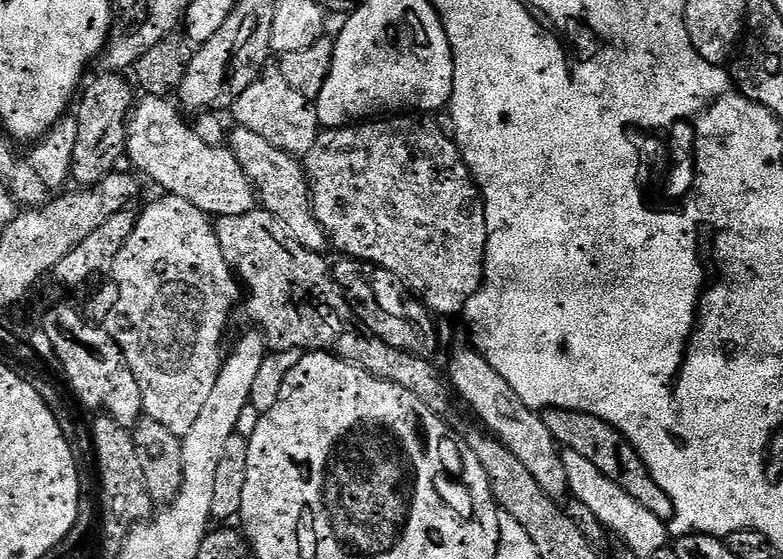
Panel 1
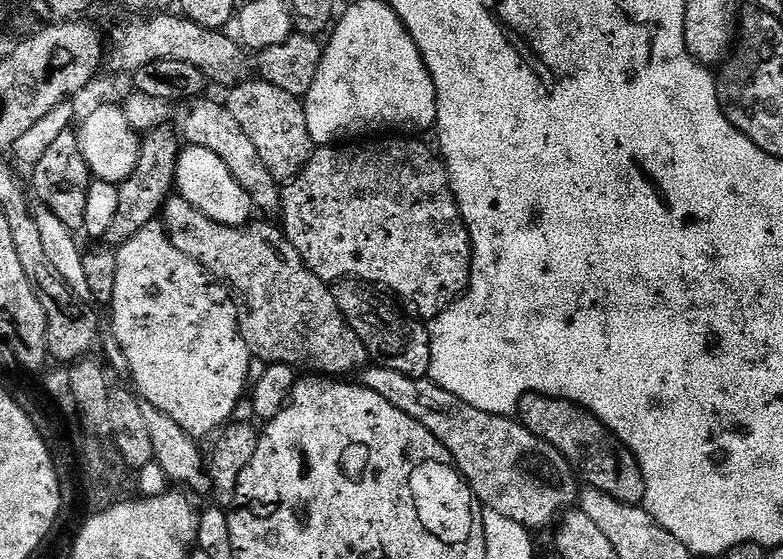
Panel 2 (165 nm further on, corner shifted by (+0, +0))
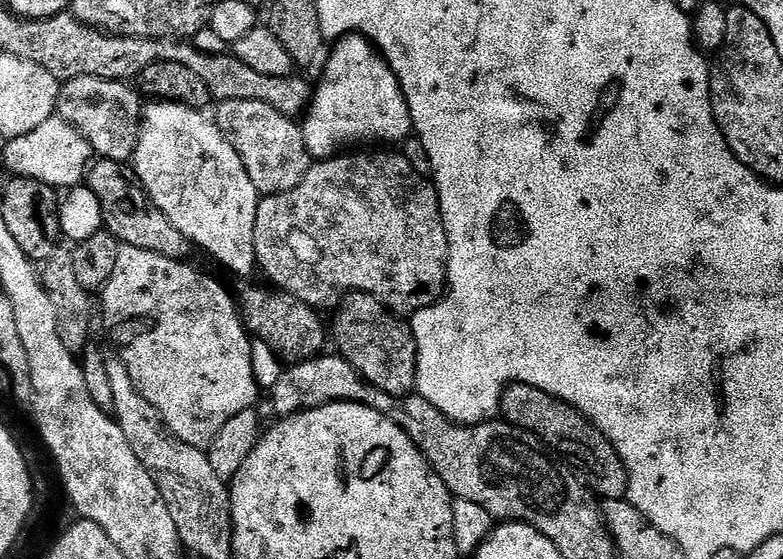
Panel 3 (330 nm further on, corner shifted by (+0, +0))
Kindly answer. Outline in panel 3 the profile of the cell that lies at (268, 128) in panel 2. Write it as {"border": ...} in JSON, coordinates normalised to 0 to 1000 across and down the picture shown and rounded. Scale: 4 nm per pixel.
{"border":[[[284,179],[275,193],[276,222],[294,261],[304,268],[304,283],[309,283],[309,297],[314,297],[314,311],[319,311],[319,326],[324,326],[333,352],[375,340],[375,333],[391,318],[401,288],[391,268],[388,231],[374,209],[355,204],[355,197],[350,197],[350,190],[340,190],[340,182]]]}

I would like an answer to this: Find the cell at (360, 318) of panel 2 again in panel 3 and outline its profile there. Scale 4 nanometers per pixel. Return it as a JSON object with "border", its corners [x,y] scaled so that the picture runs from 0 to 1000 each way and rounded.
{"border":[[[446,522],[428,553],[429,574],[421,580],[421,601],[429,606],[428,628],[450,649],[450,660],[470,687],[476,687],[499,708],[512,712],[527,707],[531,691],[531,639],[524,630],[524,587],[510,564],[485,538],[481,530],[466,522]]]}

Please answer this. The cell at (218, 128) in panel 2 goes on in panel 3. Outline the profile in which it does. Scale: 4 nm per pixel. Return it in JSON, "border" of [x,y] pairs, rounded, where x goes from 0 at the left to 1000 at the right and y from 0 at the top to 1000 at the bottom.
{"border":[[[114,136],[95,140],[80,145],[74,206],[78,215],[93,222],[112,249],[124,281],[163,290],[174,270],[174,247],[181,220],[181,184],[179,186],[178,177],[180,174],[172,156],[152,143]]]}

